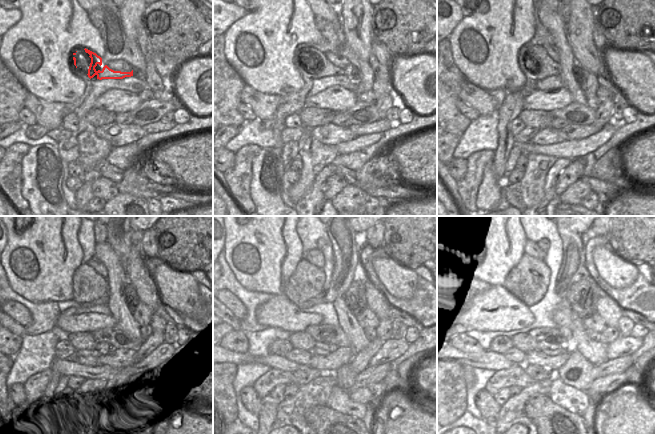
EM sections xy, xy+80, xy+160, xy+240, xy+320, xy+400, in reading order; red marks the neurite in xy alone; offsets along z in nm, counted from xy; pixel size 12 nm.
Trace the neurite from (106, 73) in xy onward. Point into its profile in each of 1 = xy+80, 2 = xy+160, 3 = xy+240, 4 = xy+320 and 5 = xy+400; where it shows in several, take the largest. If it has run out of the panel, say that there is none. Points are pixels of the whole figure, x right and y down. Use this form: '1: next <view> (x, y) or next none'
1: next xy+80 (322, 67)
2: next xy+160 (539, 65)
3: next xy+240 (88, 286)
4: next xy+320 (307, 281)
5: next xy+400 (528, 280)

